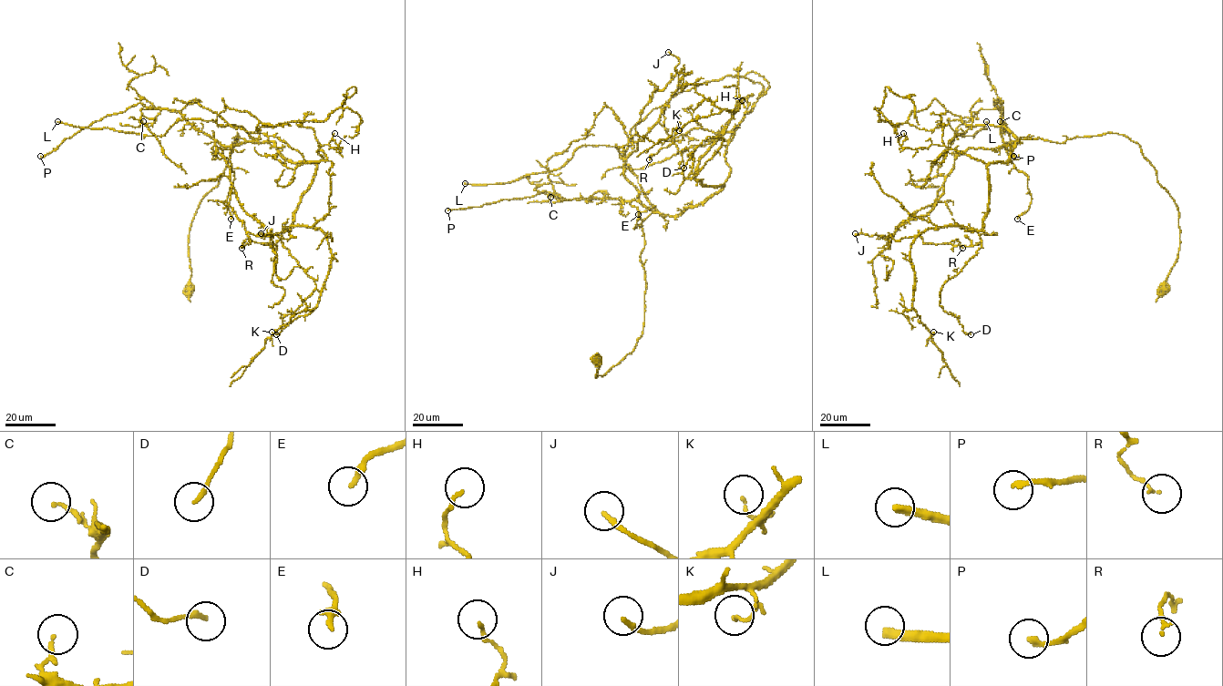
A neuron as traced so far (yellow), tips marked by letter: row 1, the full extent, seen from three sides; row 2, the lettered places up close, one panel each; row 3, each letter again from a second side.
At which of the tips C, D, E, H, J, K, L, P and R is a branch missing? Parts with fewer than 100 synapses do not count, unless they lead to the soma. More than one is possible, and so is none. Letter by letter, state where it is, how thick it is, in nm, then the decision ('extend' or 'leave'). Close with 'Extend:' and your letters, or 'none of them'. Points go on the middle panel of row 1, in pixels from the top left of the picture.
C: (550, 197) | 150 nm | leave
D: (683, 168) | 160 nm | leave
E: (638, 214) | 260 nm | leave
H: (742, 100) | 120 nm | leave
J: (668, 52) | 170 nm | leave
K: (679, 130) | 100 nm | leave
L: (465, 183) | 340 nm | extend
P: (447, 210) | 170 nm | leave
R: (649, 159) | 100 nm | leave
Extend: L

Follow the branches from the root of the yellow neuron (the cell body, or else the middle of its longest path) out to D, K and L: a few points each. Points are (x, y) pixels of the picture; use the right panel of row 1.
D: (1162, 288), (1179, 214), (1140, 147), (1111, 133), (1018, 138), (987, 167), (981, 245), (940, 291), (971, 334)
K: (1162, 288), (1179, 214), (1140, 147), (1021, 138), (987, 167), (981, 230), (911, 245), (933, 332)
L: (1162, 288), (1179, 214), (1137, 143), (1111, 133), (1016, 141), (1004, 127), (949, 119), (961, 135), (986, 121)

